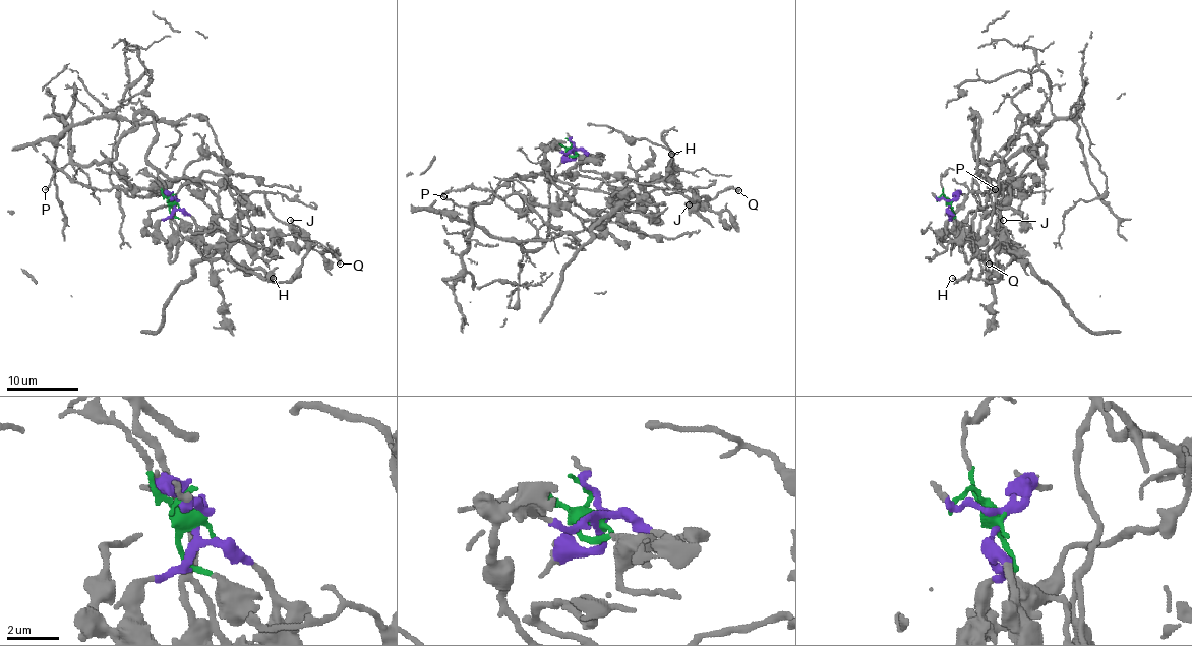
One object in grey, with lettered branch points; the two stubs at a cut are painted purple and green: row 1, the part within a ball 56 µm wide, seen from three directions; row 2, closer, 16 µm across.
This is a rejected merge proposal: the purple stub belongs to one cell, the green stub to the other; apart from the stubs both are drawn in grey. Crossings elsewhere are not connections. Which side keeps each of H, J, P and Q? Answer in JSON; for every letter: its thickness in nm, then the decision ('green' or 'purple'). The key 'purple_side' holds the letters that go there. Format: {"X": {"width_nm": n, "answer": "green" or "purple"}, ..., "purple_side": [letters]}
{"H": {"width_nm": 170, "answer": "green"}, "J": {"width_nm": 160, "answer": "green"}, "P": {"width_nm": 180, "answer": "purple"}, "Q": {"width_nm": 300, "answer": "green"}, "purple_side": ["P"]}

